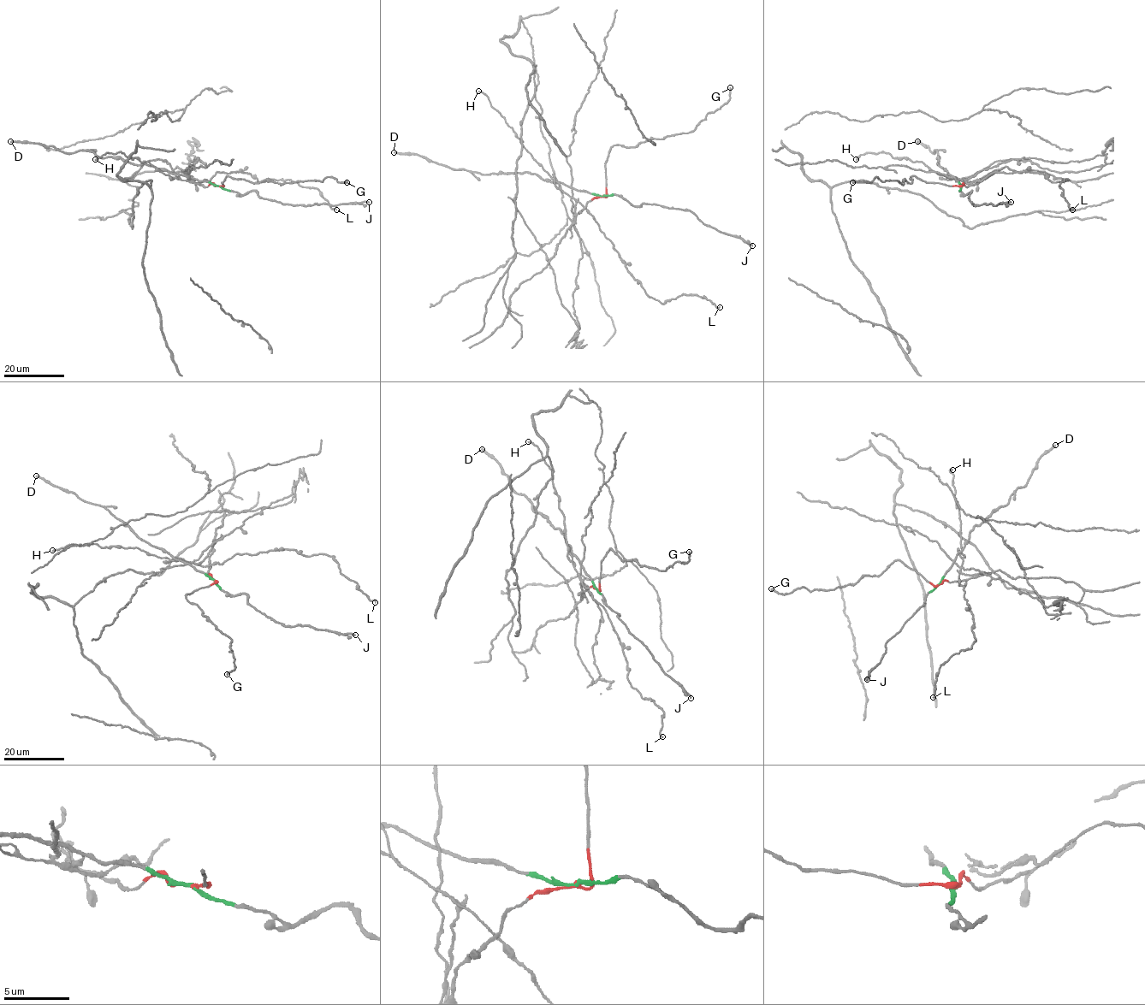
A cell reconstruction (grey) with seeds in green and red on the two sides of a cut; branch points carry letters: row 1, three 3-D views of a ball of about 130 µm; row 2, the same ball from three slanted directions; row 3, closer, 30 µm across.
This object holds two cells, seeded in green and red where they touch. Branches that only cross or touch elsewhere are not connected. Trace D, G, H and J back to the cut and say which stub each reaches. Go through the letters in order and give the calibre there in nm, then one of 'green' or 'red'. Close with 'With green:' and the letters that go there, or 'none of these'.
D: 320 nm | green
G: 240 nm | red
H: 220 nm | red
J: 240 nm | green
With green: D, J

